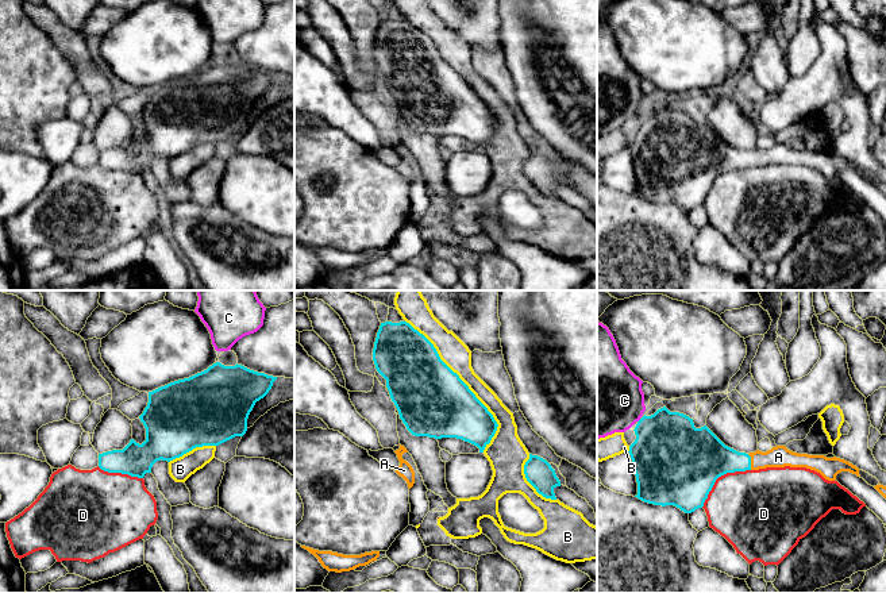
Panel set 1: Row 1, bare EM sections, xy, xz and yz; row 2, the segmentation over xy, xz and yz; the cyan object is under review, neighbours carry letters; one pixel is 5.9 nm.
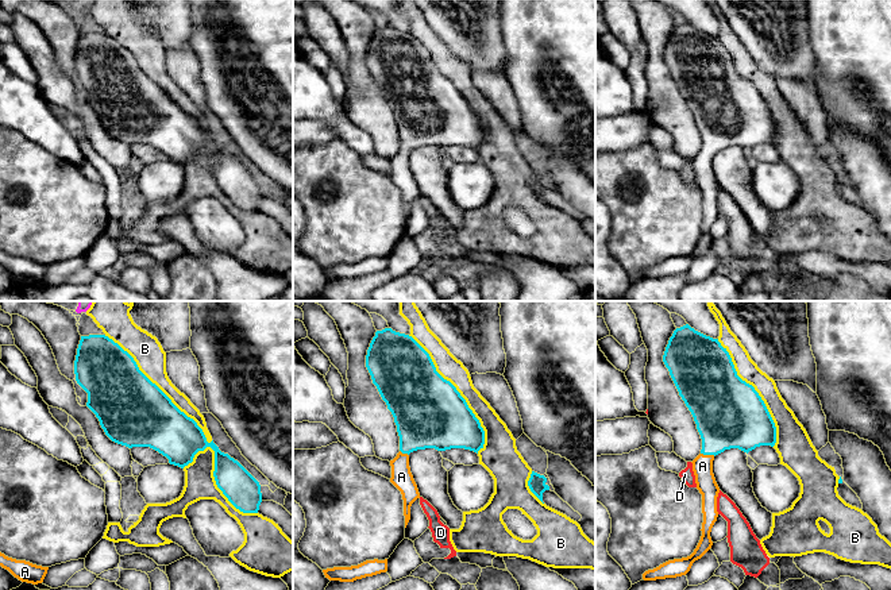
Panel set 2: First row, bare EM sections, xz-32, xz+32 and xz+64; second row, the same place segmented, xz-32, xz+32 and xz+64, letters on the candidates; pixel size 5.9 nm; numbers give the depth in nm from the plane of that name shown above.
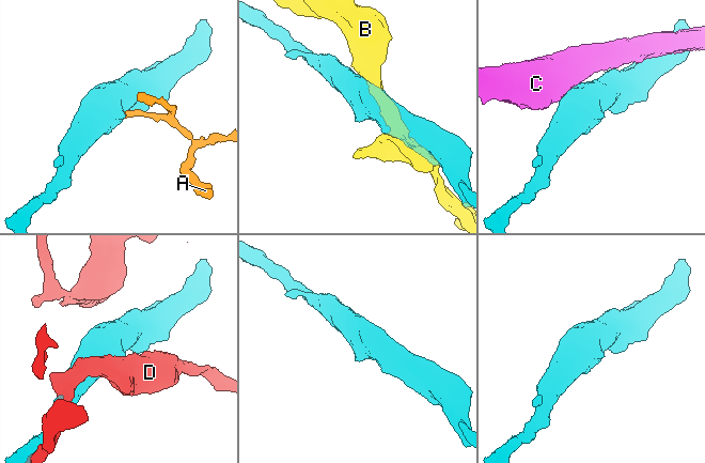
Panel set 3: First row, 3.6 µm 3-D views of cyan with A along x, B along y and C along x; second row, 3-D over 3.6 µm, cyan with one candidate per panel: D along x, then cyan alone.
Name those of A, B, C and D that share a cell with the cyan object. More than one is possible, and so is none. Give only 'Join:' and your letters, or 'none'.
Join: A

